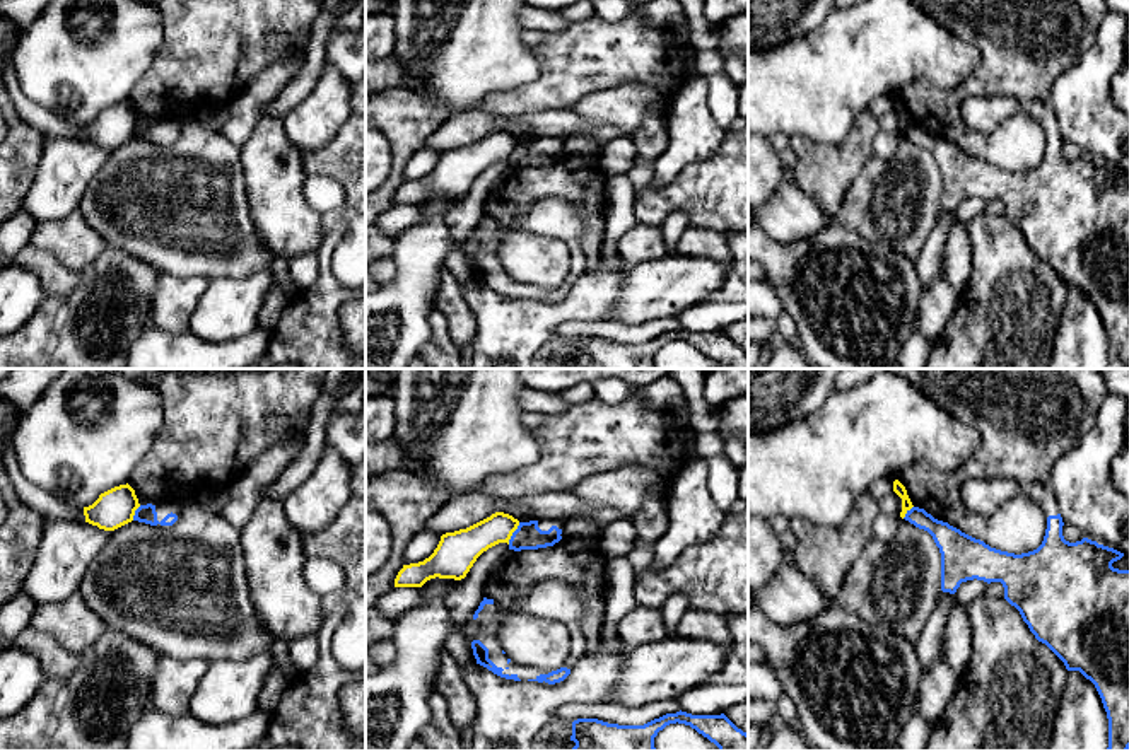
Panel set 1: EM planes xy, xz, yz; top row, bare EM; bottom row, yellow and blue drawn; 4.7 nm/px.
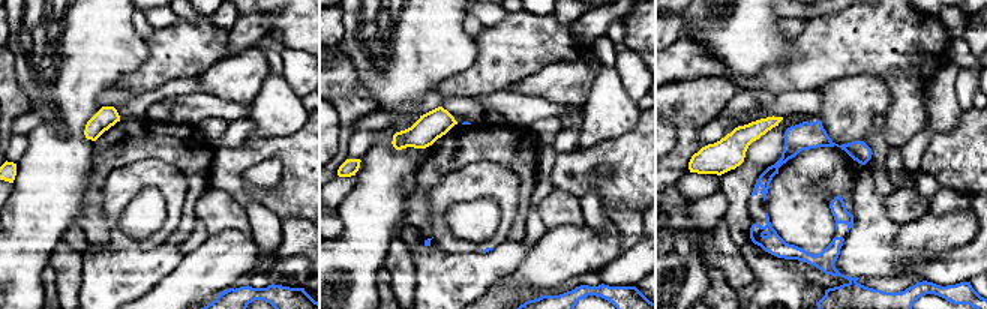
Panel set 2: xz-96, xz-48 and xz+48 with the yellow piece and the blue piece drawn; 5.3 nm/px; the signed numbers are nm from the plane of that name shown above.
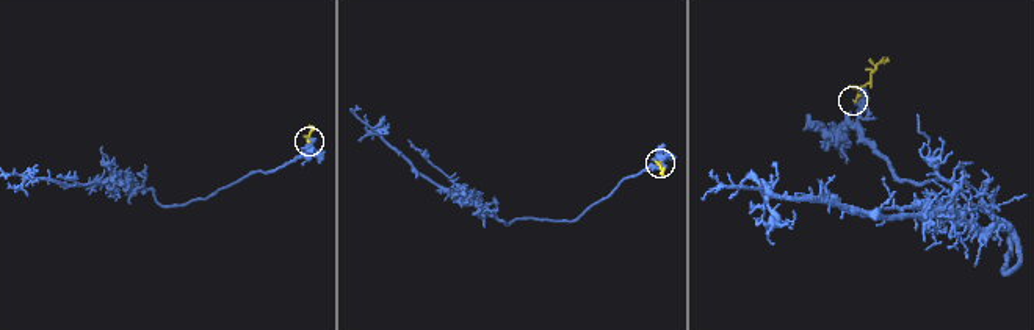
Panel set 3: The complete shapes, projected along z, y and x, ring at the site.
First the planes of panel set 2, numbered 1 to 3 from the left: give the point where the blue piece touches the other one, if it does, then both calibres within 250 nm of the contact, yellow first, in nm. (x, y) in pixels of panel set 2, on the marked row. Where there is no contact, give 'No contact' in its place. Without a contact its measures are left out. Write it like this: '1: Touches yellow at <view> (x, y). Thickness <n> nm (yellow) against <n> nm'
1: No contact
2: No contact
3: No contact

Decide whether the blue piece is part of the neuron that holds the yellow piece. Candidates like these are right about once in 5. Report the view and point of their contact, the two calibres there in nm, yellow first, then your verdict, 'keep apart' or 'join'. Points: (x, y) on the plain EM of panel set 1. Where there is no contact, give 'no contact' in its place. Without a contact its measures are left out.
xz (513, 149) | 170/130 nm | keep apart

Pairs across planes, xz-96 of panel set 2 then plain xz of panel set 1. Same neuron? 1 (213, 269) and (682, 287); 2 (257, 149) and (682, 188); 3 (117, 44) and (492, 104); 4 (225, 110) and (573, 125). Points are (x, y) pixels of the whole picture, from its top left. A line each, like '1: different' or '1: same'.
1: same
2: same
3: different
4: same

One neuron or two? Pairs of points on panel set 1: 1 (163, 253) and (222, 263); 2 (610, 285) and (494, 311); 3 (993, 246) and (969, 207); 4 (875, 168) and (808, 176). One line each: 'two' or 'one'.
1: one
2: one
3: two
4: two

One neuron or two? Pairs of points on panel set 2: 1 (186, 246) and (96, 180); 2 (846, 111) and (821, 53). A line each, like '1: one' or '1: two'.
1: two
2: two

